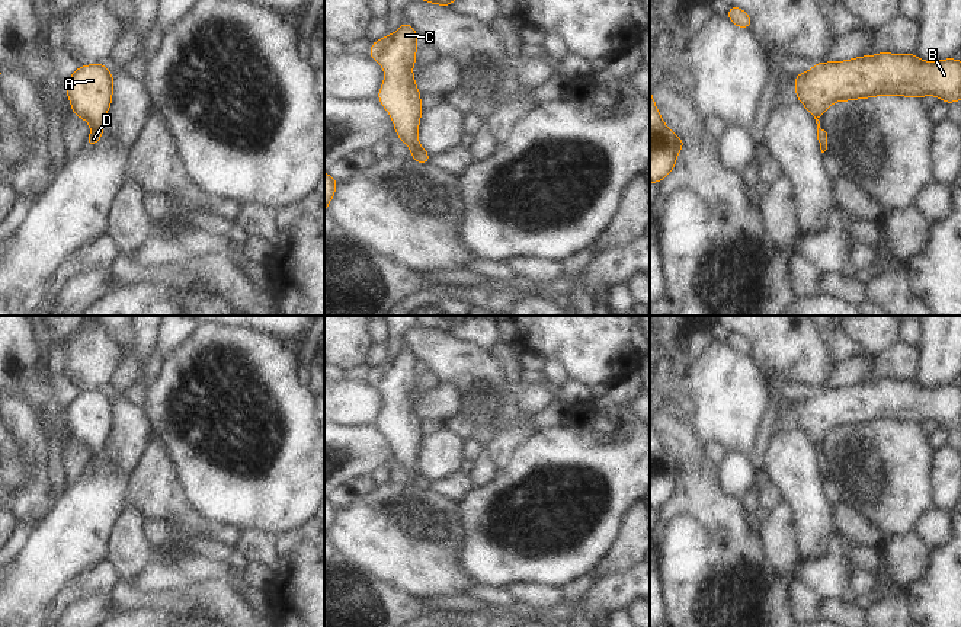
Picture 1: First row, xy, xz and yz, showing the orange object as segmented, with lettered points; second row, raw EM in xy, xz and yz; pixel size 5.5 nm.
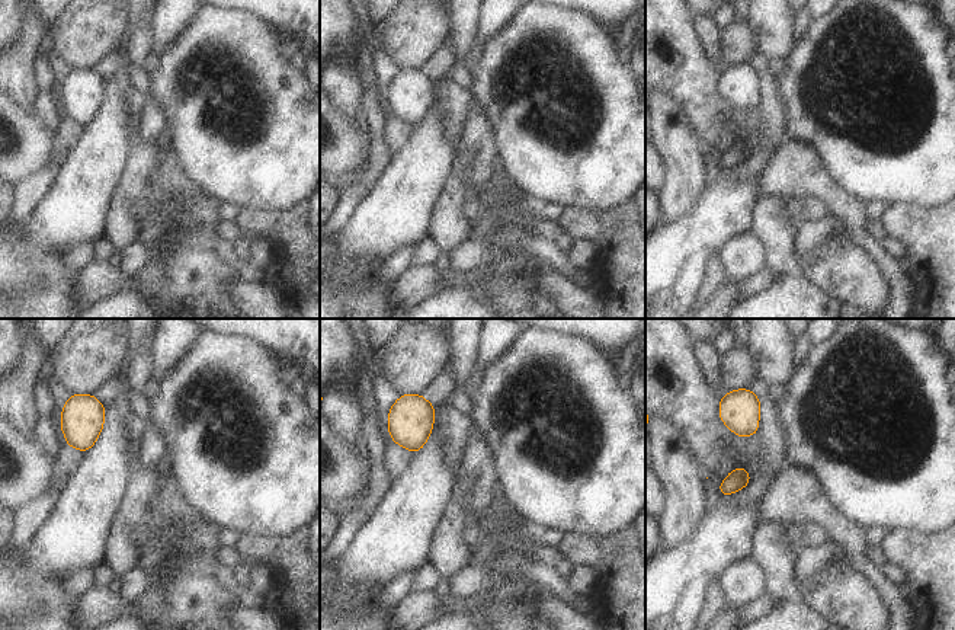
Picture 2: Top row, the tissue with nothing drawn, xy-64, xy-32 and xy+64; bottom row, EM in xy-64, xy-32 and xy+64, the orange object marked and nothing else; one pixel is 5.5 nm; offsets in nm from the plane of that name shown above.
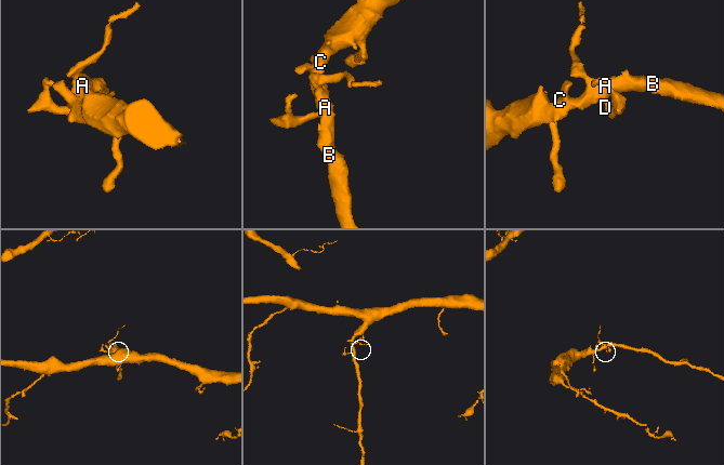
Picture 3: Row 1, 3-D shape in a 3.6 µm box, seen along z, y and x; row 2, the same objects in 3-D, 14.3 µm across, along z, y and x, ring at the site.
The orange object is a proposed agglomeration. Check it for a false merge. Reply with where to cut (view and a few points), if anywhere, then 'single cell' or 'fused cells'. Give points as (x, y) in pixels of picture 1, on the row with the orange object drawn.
no cut | single cell

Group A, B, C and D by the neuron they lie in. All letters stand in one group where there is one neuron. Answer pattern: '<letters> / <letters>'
A B C D

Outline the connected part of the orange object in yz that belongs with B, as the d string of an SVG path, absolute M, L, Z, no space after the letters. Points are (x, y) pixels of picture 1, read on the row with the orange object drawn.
M882 54L856 57L840 63L817 63L810 71L795 76L797 99L817 124L821 153L827 150L827 132L817 119L837 100L903 95L923 97L935 95L946 103L961 100L961 61L926 63L914 54Z

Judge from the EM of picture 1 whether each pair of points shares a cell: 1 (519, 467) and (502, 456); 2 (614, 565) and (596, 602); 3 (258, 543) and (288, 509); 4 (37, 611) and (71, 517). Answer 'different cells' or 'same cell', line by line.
1: different cells
2: different cells
3: different cells
4: same cell

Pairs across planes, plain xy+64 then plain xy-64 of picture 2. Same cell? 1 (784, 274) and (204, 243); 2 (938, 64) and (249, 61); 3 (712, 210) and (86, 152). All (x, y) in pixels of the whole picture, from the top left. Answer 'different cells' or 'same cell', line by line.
1: different cells
2: same cell
3: same cell

